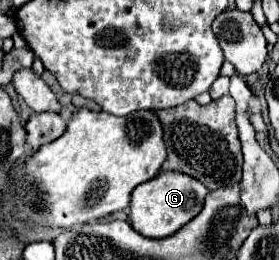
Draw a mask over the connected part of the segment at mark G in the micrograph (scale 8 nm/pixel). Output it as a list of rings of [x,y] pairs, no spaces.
[[[161,171],[151,181],[145,181],[133,189],[129,205],[131,207],[129,223],[143,237],[157,237],[157,239],[169,237],[183,225],[187,225],[195,215],[199,215],[199,211],[203,209],[205,195],[207,189],[197,179],[175,171]]]

